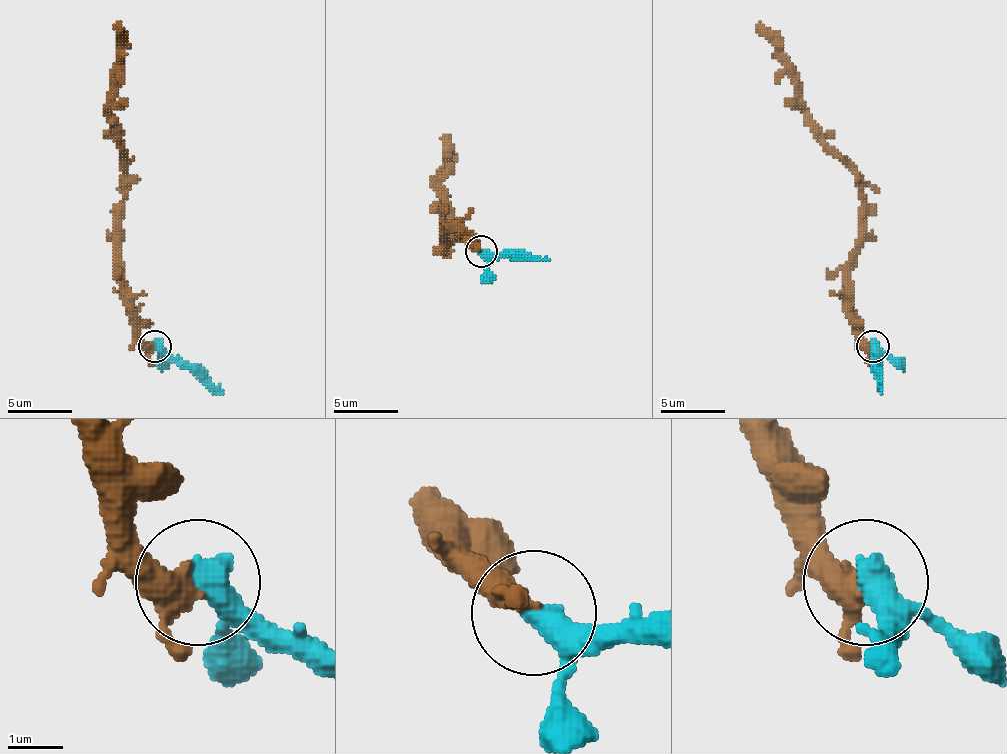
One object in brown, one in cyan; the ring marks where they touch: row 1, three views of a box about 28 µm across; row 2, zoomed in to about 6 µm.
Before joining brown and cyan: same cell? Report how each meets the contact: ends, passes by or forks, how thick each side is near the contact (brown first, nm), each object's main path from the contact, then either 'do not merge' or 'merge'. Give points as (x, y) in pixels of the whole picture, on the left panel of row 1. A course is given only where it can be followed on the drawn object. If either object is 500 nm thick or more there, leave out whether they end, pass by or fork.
340 nm thick on the brown side, 600 nm on the other; brown runs (152, 346), (139, 336), (123, 281), (120, 237), (123, 144), (110, 111), (110, 73), (120, 22); cyan runs (155, 346), (194, 365), (223, 394); merge

